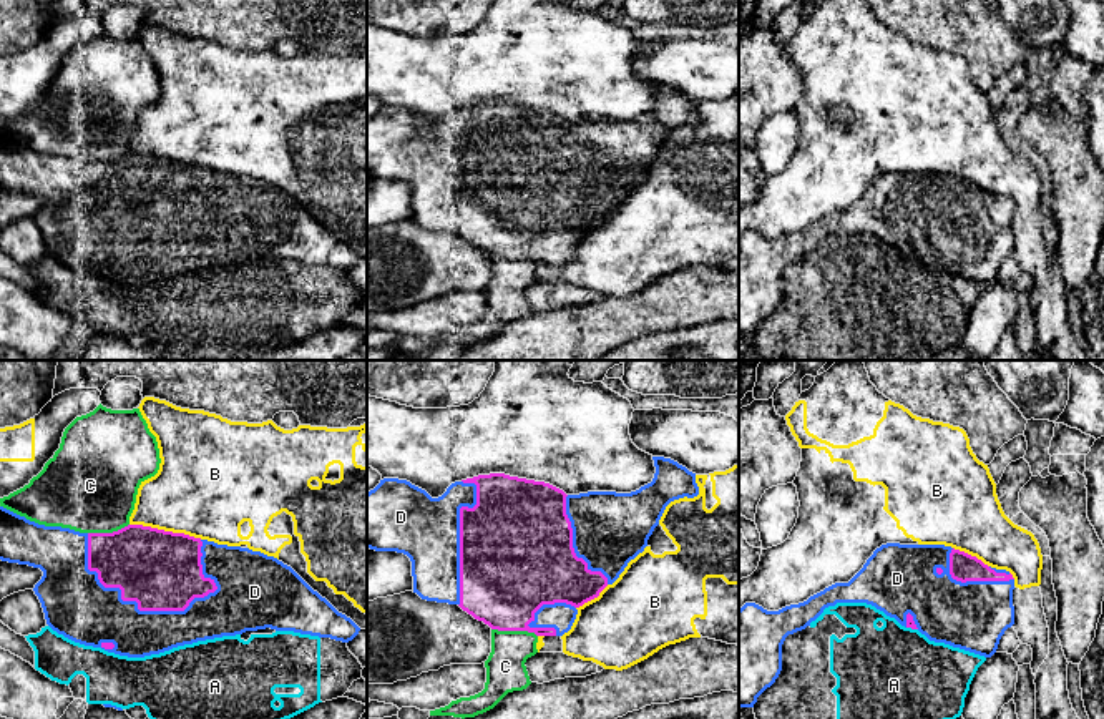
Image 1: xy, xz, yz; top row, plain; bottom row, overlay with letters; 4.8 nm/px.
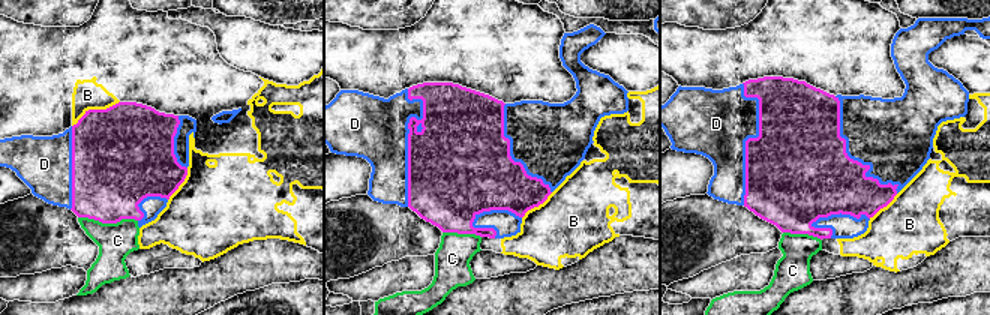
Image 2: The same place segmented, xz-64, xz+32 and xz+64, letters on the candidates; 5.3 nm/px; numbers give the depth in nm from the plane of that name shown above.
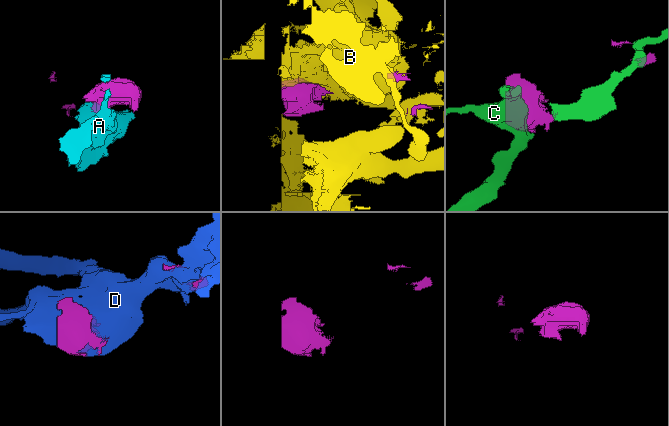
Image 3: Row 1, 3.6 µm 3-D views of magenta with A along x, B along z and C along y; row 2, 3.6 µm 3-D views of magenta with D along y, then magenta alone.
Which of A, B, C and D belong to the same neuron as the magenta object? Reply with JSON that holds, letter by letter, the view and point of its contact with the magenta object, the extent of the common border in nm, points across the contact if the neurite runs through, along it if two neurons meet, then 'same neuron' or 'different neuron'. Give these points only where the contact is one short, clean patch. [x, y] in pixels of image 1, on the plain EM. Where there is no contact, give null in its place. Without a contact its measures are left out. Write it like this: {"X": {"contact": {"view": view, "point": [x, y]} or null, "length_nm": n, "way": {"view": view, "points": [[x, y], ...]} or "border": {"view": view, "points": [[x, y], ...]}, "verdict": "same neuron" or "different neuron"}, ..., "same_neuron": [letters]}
{"A": {"contact": {"view": "yz", "point": [912, 256]}, "length_nm": 60, "verdict": "different neuron"}, "B": {"contact": {"view": "xy", "point": [166, 160]}, "length_nm": 360, "verdict": "different neuron"}, "C": {"contact": {"view": "xz", "point": [515, 258]}, "length_nm": 220, "verdict": "different neuron"}, "D": {"contact": {"view": "xy", "point": [131, 228]}, "length_nm": 700, "verdict": "same neuron"}, "same_neuron": ["D"]}

